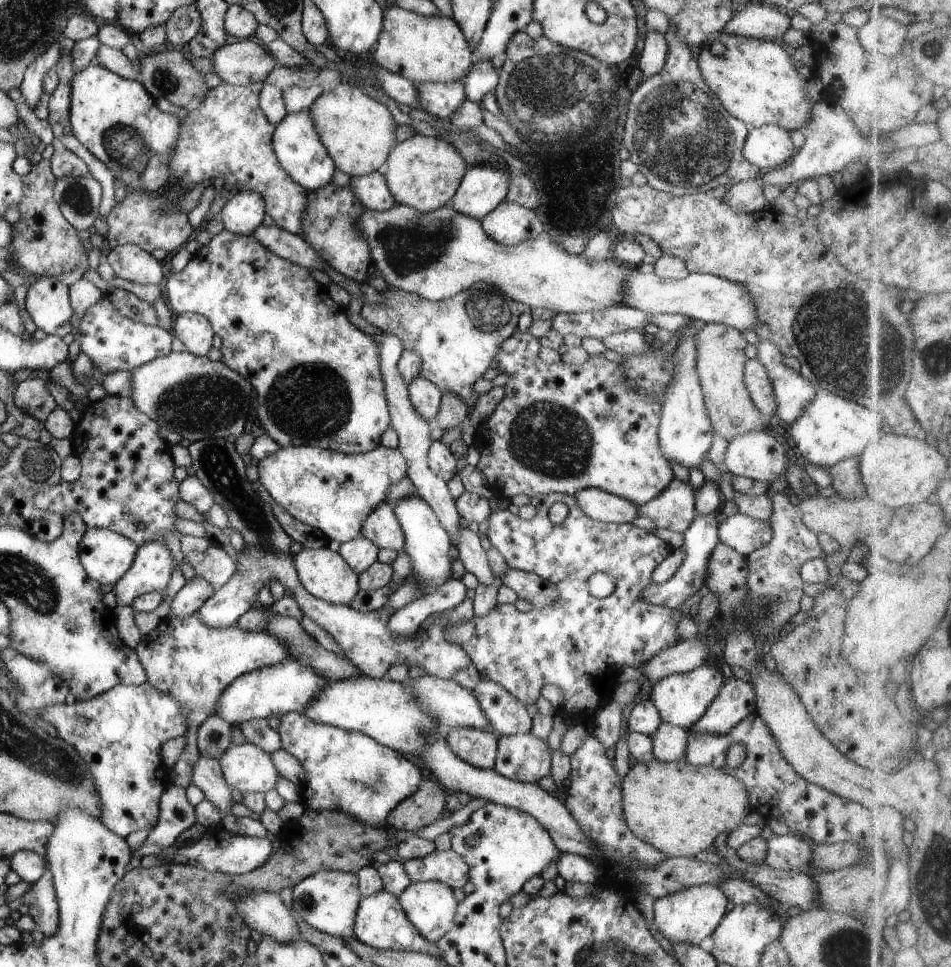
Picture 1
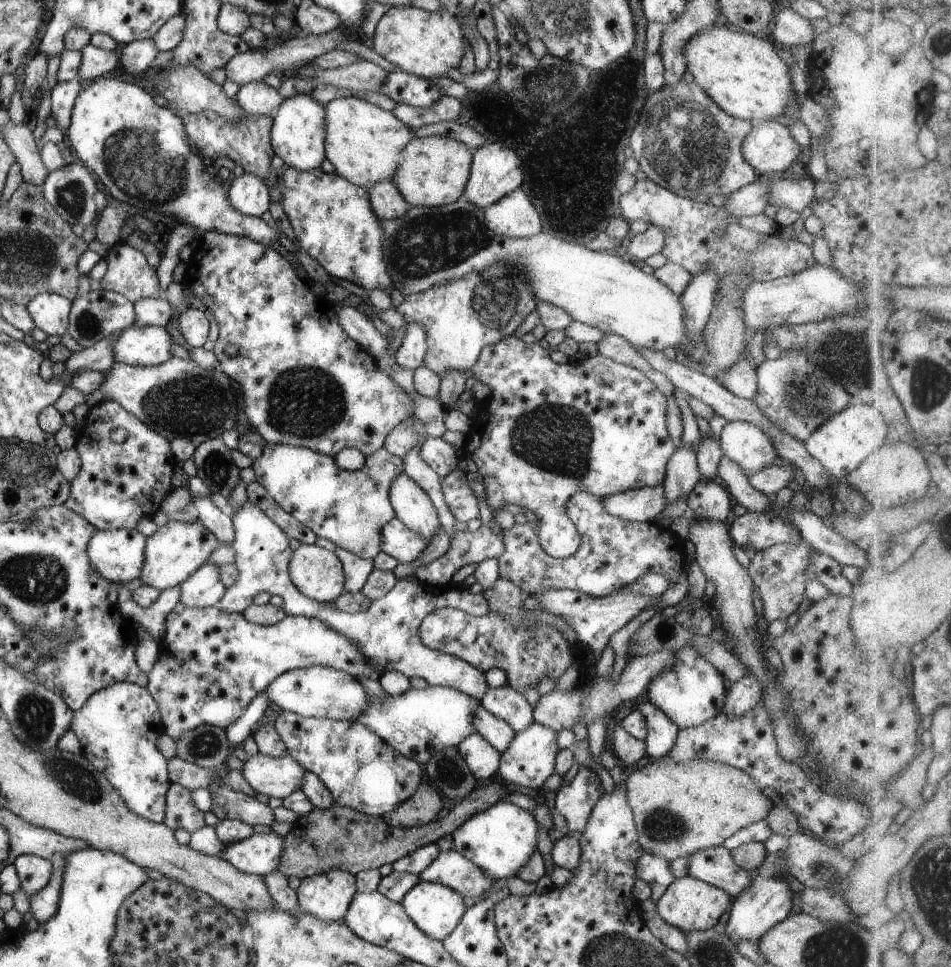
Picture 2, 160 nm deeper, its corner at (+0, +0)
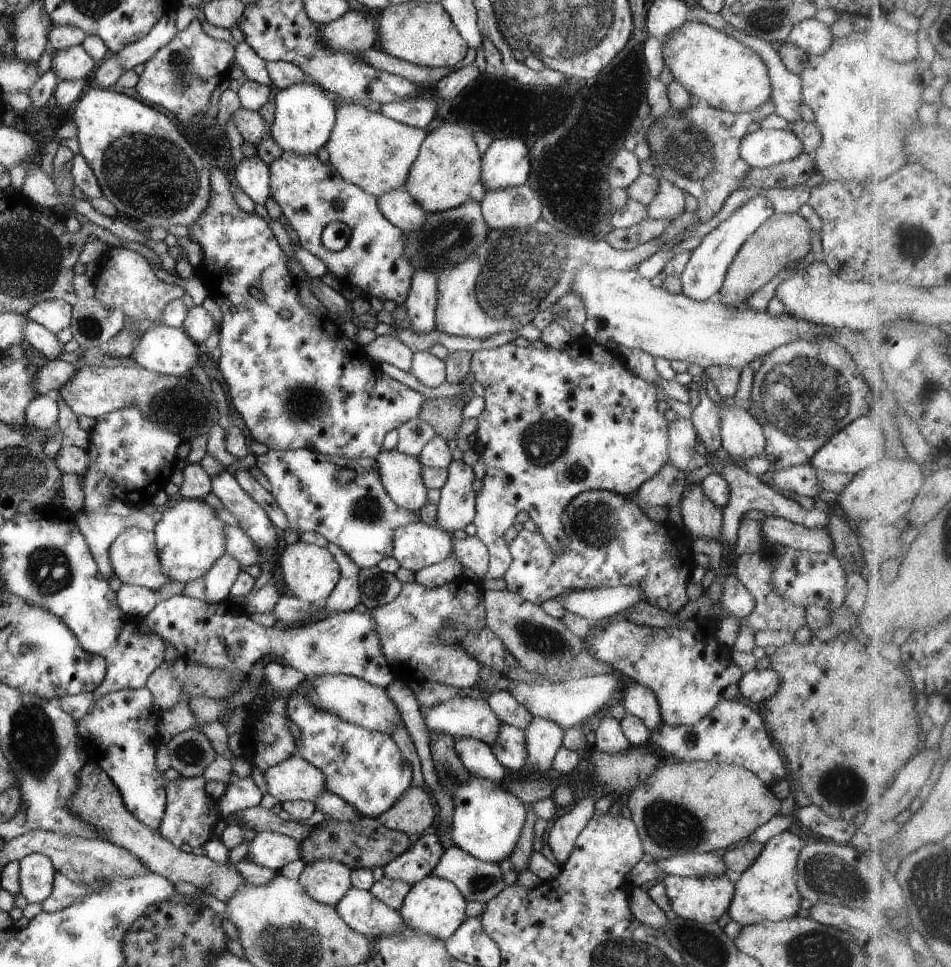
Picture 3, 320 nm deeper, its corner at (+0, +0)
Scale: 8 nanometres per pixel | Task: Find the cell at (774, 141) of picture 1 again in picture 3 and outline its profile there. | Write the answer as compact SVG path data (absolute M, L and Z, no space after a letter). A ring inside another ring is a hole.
M762 129L741 140L739 153L749 167L766 168L788 162L804 152L800 139L789 130Z

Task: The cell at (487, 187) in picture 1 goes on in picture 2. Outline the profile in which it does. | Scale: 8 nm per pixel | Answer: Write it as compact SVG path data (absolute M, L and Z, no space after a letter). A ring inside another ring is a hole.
M485 144L473 154L471 171L464 193L473 205L484 210L499 198L516 190L522 182L524 182L524 172L522 172L520 156L502 144Z

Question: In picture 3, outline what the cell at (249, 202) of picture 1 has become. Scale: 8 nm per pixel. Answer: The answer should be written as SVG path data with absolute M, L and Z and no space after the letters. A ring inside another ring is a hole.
M244 157L234 169L235 184L256 204L265 204L271 197L269 164L258 157Z

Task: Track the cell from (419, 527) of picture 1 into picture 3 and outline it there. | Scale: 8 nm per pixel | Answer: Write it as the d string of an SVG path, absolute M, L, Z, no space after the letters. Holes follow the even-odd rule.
M394 448L391 450L382 450L375 456L378 463L377 469L380 475L381 483L384 485L390 498L402 508L414 511L419 514L419 510L428 503L427 486L424 484L421 470L423 466L416 457L400 452Z

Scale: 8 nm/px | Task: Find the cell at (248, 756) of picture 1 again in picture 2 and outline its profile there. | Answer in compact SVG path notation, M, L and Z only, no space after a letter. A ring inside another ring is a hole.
M258 753L254 757L244 757L241 771L257 793L282 800L301 788L307 769L288 754L276 758Z

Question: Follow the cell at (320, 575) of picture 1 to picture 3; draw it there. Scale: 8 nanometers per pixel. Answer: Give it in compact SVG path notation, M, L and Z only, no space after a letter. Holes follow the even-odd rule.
M300 540L286 546L280 554L278 564L284 576L282 580L284 580L287 592L308 604L323 603L336 588L341 577L339 562L326 547L304 543Z

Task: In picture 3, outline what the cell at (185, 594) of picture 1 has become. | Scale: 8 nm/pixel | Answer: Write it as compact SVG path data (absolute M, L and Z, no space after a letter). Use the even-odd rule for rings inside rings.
M225 550L204 575L206 591L204 601L212 604L226 600L230 596L231 586L241 571L240 567L241 564L236 557Z

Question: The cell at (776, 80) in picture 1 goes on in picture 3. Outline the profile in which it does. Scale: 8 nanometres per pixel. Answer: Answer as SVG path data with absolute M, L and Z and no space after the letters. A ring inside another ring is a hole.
M688 19L663 42L665 67L700 102L721 111L753 111L771 98L769 70L759 54L734 37L707 24Z

